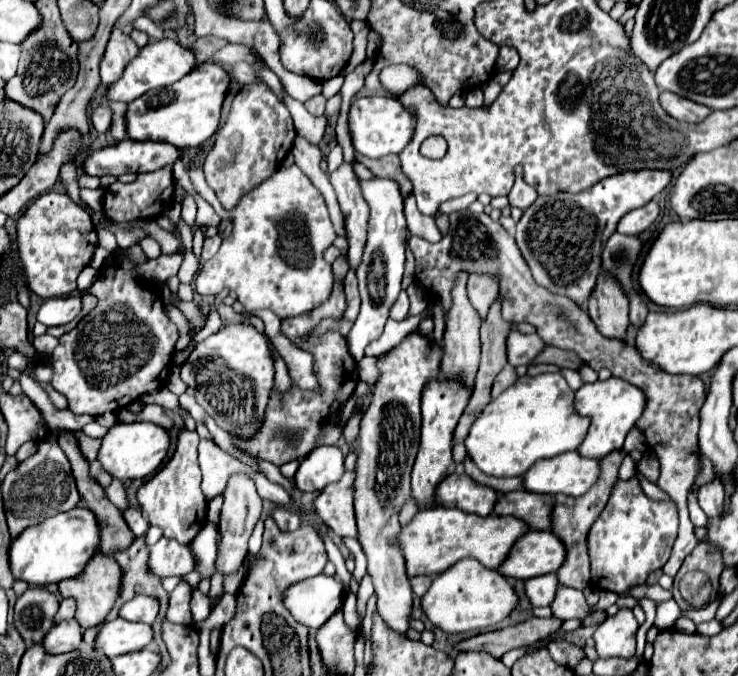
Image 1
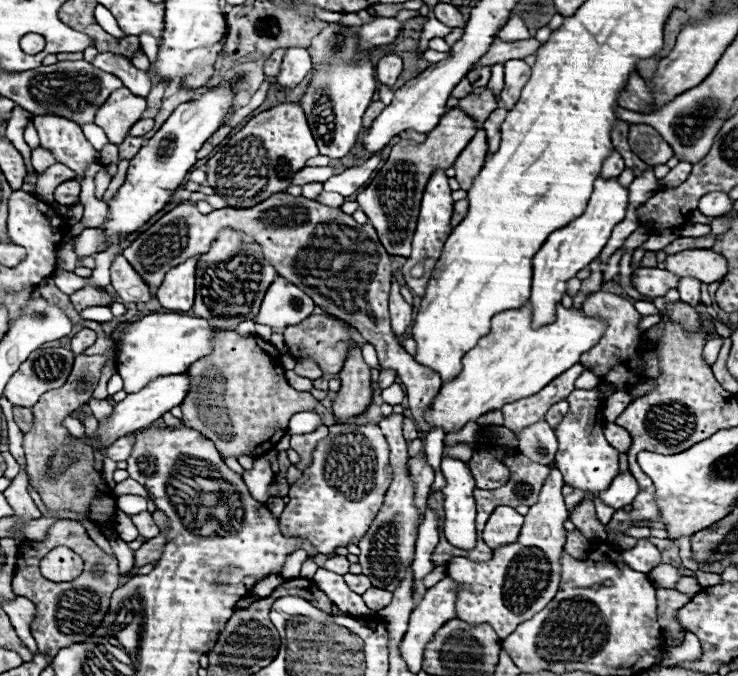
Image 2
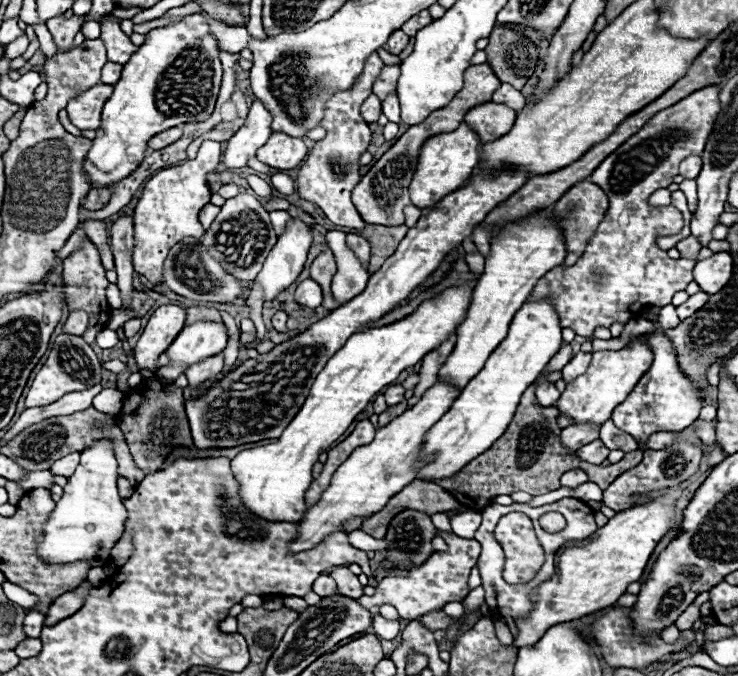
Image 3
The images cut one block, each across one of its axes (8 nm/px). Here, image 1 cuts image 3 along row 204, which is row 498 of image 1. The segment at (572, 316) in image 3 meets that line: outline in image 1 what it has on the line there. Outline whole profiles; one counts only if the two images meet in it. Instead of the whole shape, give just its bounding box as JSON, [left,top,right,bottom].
[586,478,678,594]

